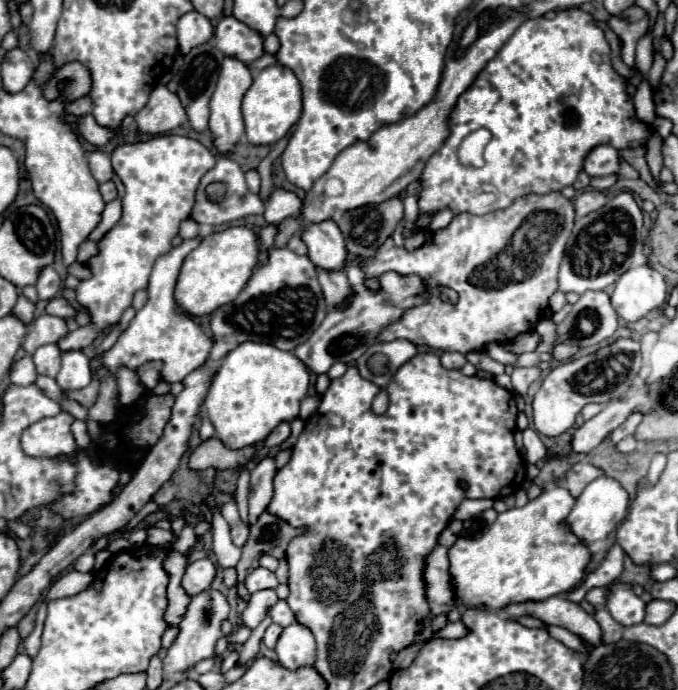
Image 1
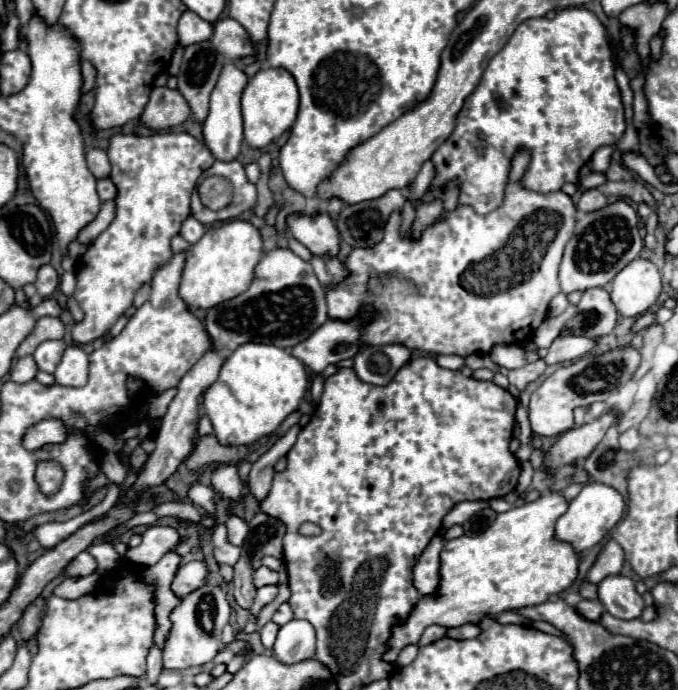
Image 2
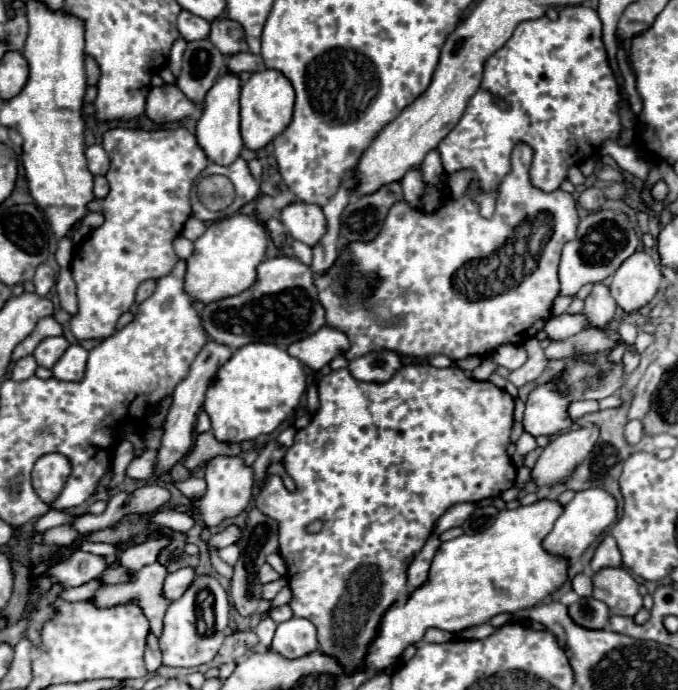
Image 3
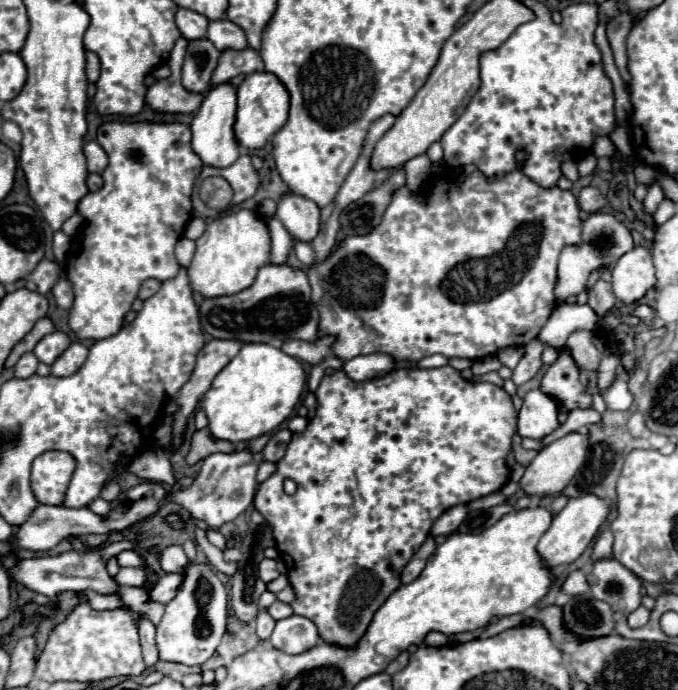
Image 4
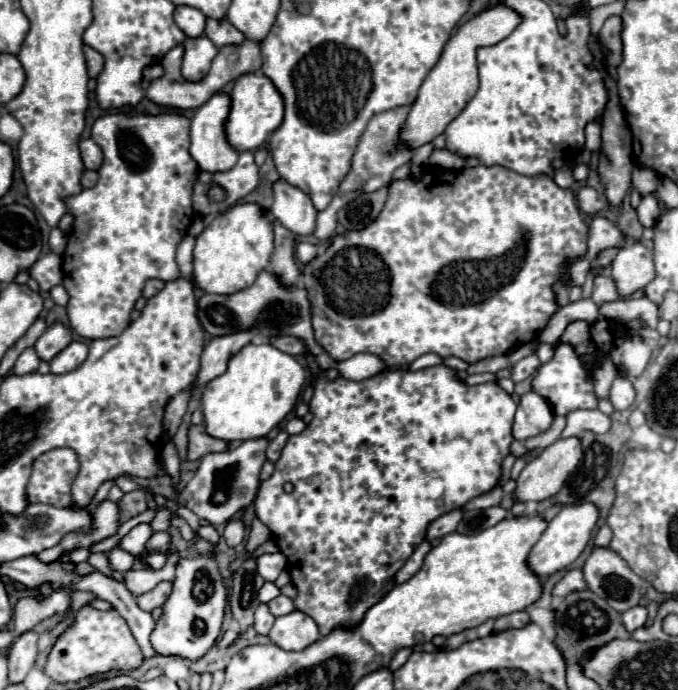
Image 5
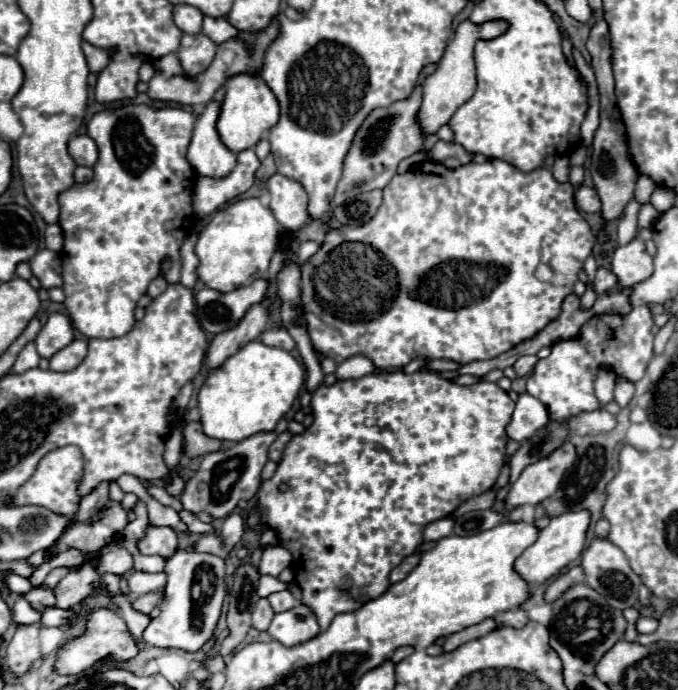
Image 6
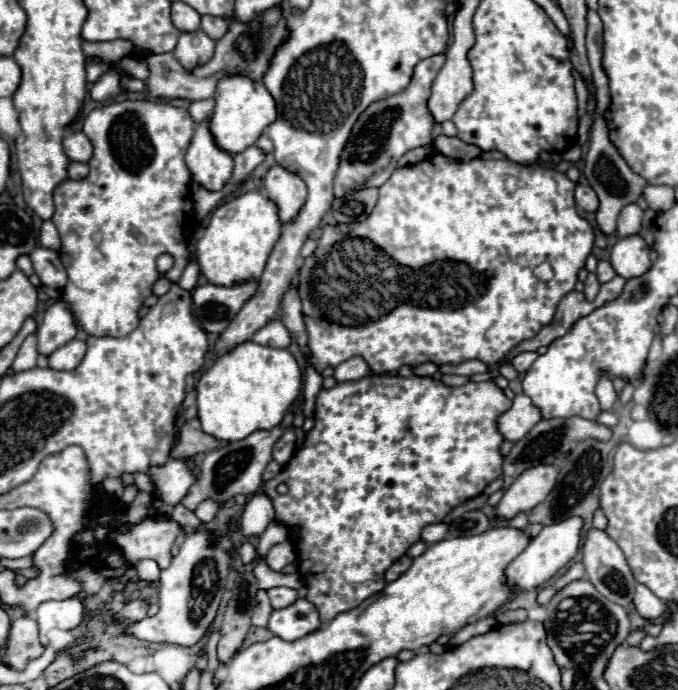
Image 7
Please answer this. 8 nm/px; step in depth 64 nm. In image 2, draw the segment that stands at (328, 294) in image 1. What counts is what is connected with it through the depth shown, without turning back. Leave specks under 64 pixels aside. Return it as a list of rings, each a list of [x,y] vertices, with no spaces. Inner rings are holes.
[[[314,256],[310,260],[314,272],[316,272],[316,278],[318,282],[324,286],[324,288],[332,288],[340,282],[346,280],[348,272],[346,272],[346,266],[336,260],[336,258],[326,258],[326,256]]]

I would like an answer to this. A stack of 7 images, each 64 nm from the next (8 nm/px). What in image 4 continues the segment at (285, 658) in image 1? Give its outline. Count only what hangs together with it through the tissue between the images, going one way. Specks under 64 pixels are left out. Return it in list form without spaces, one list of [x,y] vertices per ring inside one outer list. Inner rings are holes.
[[[292,616],[276,622],[276,628],[270,636],[270,644],[288,654],[300,654],[308,648],[320,644],[320,636],[312,620],[304,616]]]

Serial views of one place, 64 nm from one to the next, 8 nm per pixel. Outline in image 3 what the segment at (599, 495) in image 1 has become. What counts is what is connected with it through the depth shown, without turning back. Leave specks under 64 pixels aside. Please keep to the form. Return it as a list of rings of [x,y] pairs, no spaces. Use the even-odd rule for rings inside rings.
[[[588,488],[584,492],[576,492],[576,496],[564,506],[562,516],[556,520],[554,530],[544,538],[544,548],[552,554],[560,554],[568,560],[576,560],[582,552],[594,544],[600,534],[610,528],[618,518],[618,502],[614,496],[608,496],[602,488]]]

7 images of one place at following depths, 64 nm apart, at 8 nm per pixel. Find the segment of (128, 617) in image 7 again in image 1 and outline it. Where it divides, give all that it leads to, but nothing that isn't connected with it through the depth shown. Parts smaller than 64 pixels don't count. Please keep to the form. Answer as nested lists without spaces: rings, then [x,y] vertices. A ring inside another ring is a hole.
[[[208,558],[196,560],[186,566],[182,586],[190,596],[196,596],[196,594],[204,592],[204,588],[210,588],[214,576],[216,576],[216,566]]]

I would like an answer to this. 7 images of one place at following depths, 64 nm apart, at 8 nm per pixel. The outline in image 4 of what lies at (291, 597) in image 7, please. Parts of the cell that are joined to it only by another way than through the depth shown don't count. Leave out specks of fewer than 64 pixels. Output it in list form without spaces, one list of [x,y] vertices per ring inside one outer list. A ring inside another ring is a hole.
[[[276,600],[276,602],[268,608],[268,614],[270,614],[274,620],[282,620],[282,618],[292,616],[294,612],[292,612],[290,604],[284,604],[284,602],[278,602],[278,600]]]

